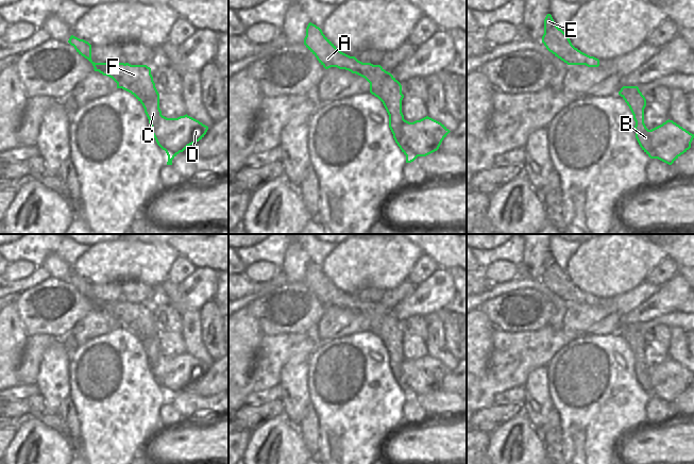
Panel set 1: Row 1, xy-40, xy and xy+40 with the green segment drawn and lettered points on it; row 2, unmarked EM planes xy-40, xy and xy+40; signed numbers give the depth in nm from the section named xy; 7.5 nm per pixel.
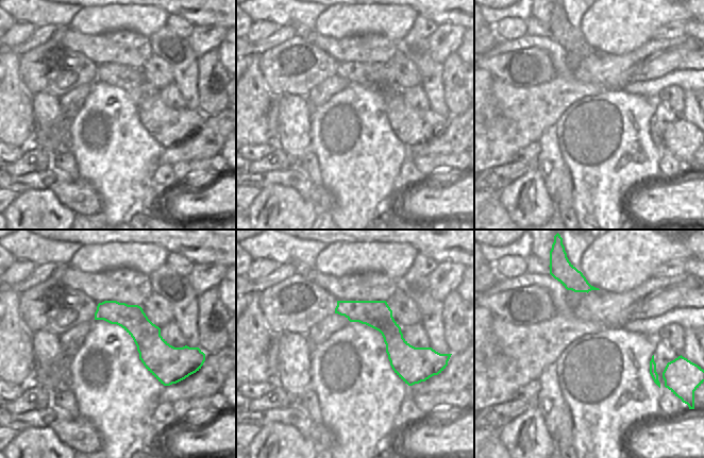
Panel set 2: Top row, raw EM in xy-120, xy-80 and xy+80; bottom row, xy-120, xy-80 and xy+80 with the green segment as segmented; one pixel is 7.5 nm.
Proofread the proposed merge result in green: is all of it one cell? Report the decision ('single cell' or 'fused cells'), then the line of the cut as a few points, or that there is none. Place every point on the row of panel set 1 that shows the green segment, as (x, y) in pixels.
fused cells; cut xy-40 (124, 64), (121, 66), (103, 65), (95, 68)

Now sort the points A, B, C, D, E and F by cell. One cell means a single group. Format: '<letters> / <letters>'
A E / B C D F

